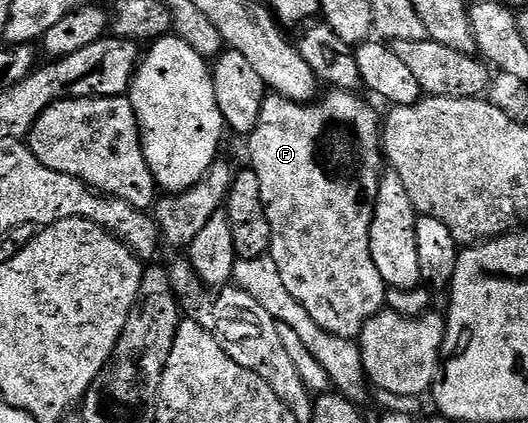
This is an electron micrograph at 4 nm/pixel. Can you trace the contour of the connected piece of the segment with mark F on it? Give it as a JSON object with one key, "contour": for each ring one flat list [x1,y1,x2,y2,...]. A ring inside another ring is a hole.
{"contour":[[351,91,328,92,329,96,318,98,311,103,292,103,289,99,282,99,280,95,270,94,263,101,263,109,259,117,259,125,248,135,249,159,251,169,259,177,259,193,263,193,263,205,267,213,267,221,271,221,271,245,269,255,277,266,276,278,287,285,287,293,311,313,315,325,327,329,327,333,335,333,335,337,357,339,361,334,361,326,371,317,375,317,385,307,385,292,387,290,383,277,379,277,379,269,375,269,375,261,371,261,371,241,369,230,373,220,373,201,377,198,377,190,381,184,383,174,383,123,377,115,360,99,360,94]]}

